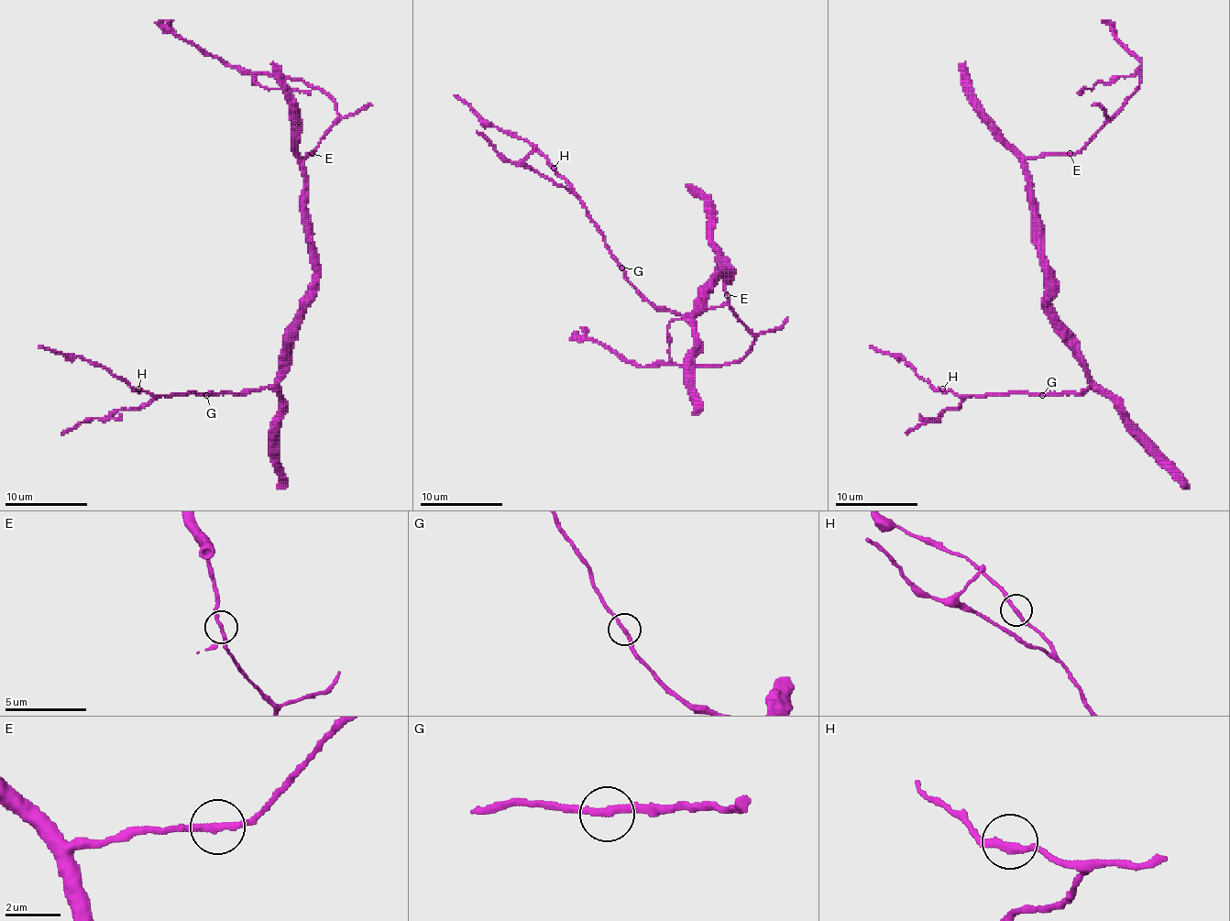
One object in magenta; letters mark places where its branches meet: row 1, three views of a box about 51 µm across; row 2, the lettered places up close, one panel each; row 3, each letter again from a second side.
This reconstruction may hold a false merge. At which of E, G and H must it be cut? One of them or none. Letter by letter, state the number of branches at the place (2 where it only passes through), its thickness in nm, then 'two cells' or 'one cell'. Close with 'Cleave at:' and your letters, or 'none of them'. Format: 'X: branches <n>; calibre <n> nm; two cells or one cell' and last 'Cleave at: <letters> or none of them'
E: branches 2; calibre 240 nm; one cell
G: branches 2; calibre 240 nm; one cell
H: branches 2; calibre 260 nm; one cell
Cleave at: none of them

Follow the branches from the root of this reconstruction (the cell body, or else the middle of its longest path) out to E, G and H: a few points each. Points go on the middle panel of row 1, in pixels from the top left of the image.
E: (730, 271), (721, 263), (719, 251), (727, 294)
G: (730, 271), (700, 299), (700, 302), (687, 317), (682, 317), (669, 311), (659, 311), (628, 279), (621, 268)
H: (730, 271), (700, 299), (687, 317), (659, 311), (628, 279), (580, 197), (554, 168)

